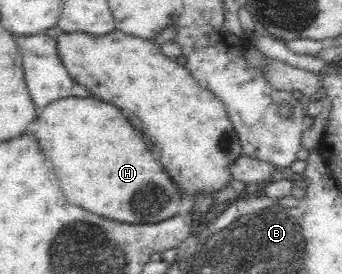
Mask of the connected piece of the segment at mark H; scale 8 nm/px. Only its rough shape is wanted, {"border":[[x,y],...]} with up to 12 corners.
{"border":[[95,97],[27,132],[70,204],[128,224],[178,215],[140,132]]}

